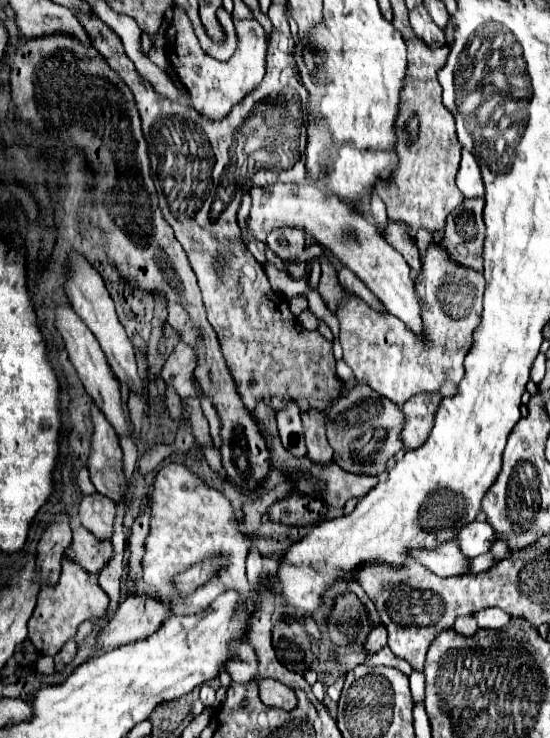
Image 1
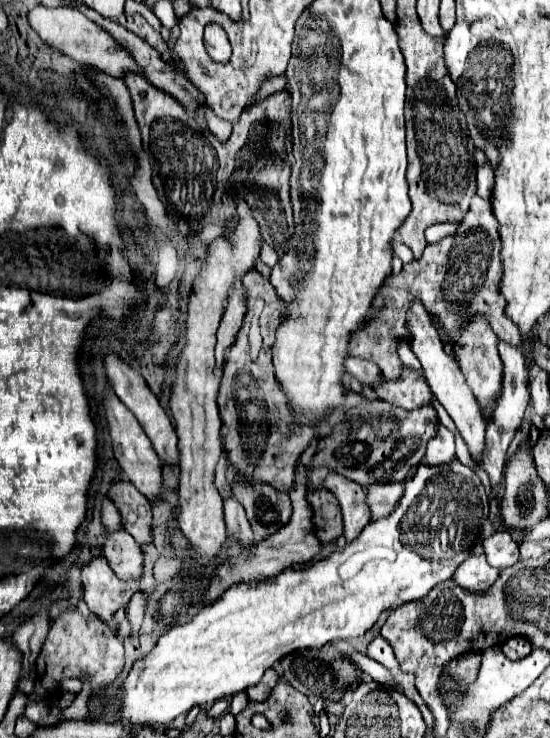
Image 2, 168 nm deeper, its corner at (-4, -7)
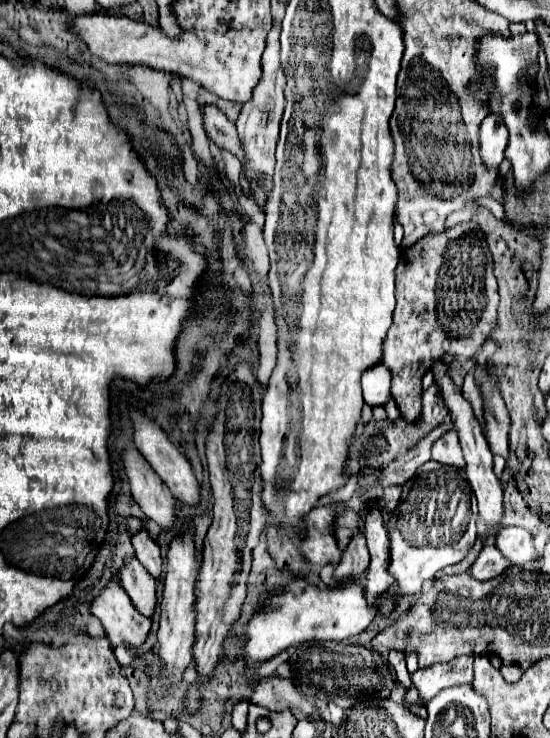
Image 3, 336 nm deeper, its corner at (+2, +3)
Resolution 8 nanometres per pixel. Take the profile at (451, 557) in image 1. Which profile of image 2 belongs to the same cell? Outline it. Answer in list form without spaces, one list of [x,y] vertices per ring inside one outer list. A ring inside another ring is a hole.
[[[470,554],[458,568],[456,568],[456,574],[452,576],[452,580],[466,588],[466,590],[472,590],[472,592],[482,592],[482,590],[488,590],[494,580],[498,578],[498,570],[494,570],[484,554],[476,556],[476,554]]]

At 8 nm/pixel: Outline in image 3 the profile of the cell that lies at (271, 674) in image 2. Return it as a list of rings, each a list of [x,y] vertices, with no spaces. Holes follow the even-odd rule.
[[[264,678],[256,684],[252,700],[258,706],[264,706],[266,710],[280,712],[284,708],[290,708],[292,712],[300,712],[300,716],[308,720],[320,720],[322,716],[316,712],[312,704],[296,690],[296,686],[290,680],[284,678]]]

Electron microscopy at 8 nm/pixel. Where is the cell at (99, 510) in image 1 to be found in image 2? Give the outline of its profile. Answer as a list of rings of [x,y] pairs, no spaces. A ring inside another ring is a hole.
[[[104,528],[104,546],[102,546],[104,558],[112,566],[112,570],[120,578],[138,578],[142,572],[142,550],[136,544],[136,540],[124,530],[110,530]]]

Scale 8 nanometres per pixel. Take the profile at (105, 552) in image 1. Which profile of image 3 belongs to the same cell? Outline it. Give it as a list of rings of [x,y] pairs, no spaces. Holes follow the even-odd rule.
[[[112,580],[104,590],[102,594],[94,600],[92,604],[92,614],[102,622],[104,630],[106,630],[106,636],[108,640],[112,642],[112,646],[118,646],[118,644],[124,644],[128,648],[140,648],[144,642],[146,642],[146,636],[150,632],[150,618],[142,616],[136,612],[134,604],[130,602],[128,594],[124,592],[124,588]]]

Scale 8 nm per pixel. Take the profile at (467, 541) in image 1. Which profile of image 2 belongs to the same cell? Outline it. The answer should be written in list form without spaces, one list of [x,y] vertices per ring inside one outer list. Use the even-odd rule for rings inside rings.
[[[498,530],[498,532],[482,538],[480,546],[486,554],[488,564],[494,568],[508,568],[518,562],[518,556],[520,556],[518,542],[506,530]]]

